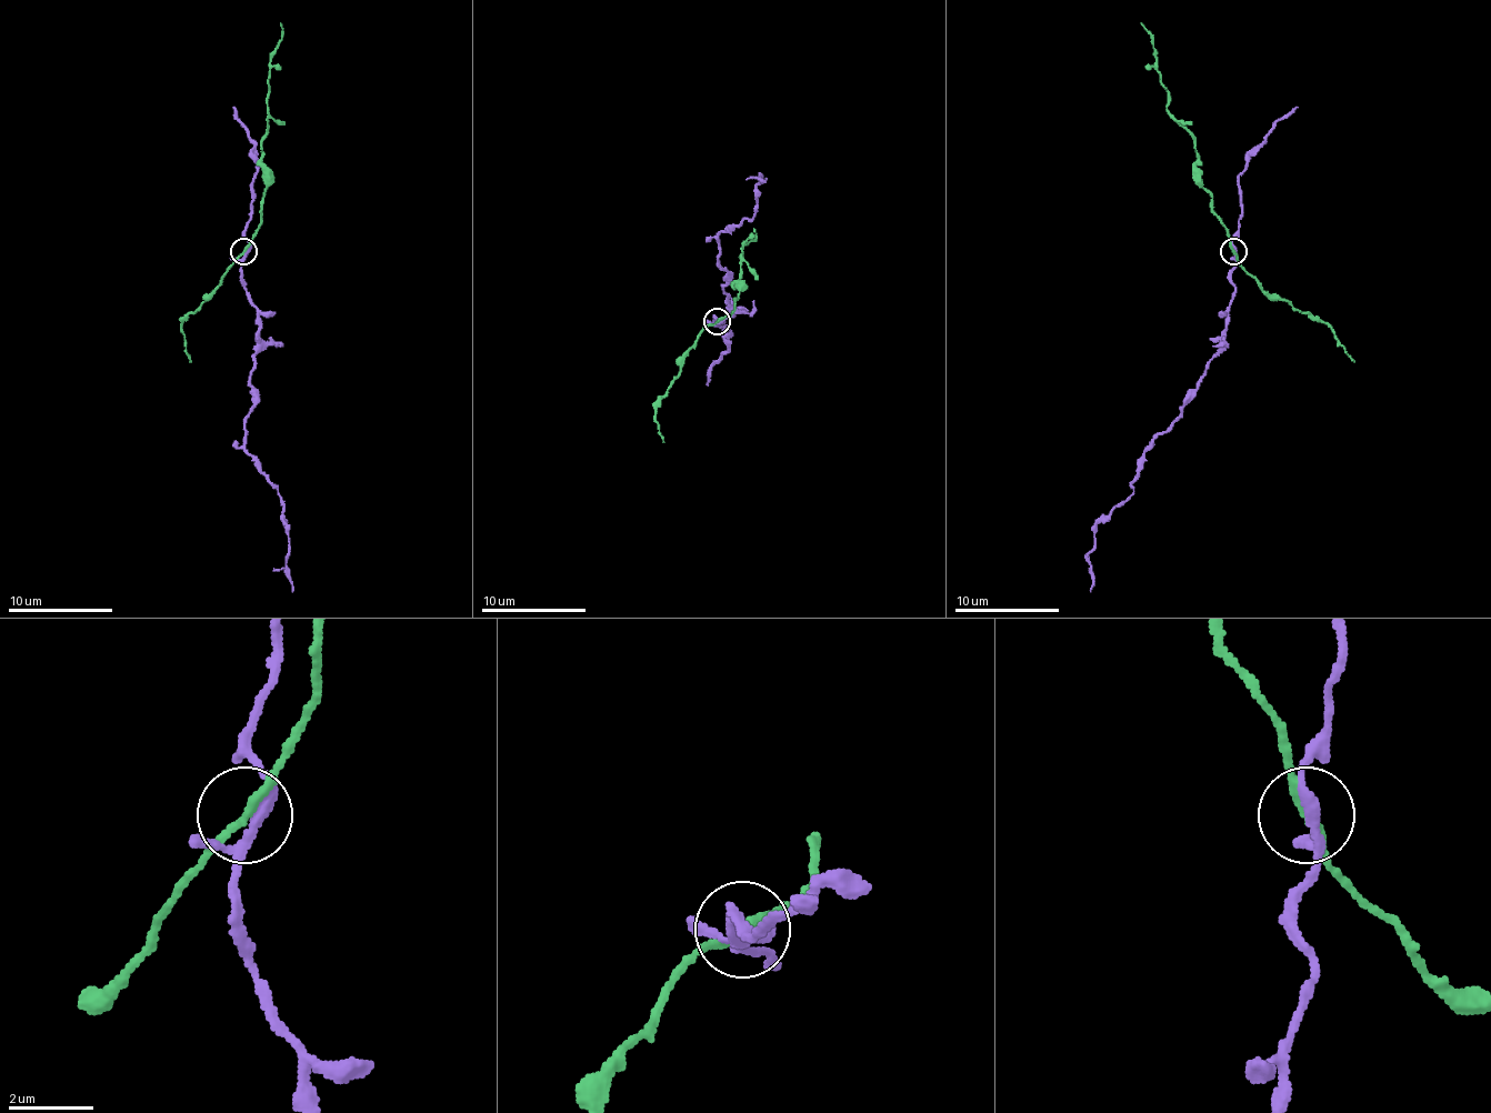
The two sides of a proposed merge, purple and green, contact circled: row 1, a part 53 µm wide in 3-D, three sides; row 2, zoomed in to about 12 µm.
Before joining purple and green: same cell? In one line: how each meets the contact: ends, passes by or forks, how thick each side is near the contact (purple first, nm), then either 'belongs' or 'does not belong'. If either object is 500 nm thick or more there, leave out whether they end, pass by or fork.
purple forks; green passes by; calibres 220 and 180 nm; does not belong

